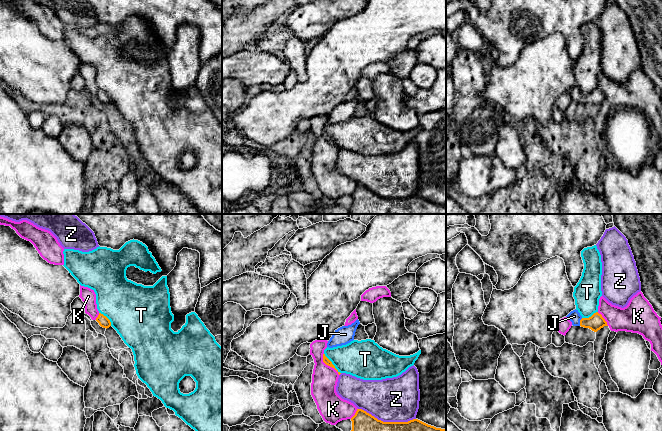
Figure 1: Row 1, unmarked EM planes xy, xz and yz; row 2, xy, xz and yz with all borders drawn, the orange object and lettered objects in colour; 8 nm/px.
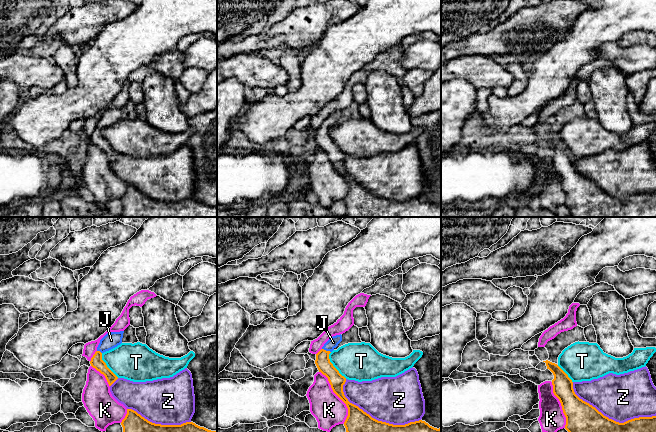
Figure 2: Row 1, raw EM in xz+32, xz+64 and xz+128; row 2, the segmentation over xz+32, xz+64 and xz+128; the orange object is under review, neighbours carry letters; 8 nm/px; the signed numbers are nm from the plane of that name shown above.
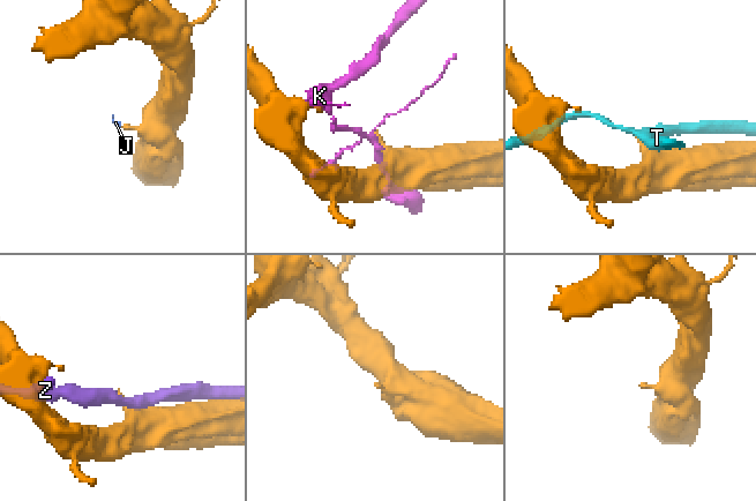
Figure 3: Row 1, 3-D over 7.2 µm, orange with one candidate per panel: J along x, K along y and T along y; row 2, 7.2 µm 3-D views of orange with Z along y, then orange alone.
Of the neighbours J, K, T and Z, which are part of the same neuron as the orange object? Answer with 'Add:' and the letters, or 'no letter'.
Add: J

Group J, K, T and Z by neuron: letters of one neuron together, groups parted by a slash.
J / K / T / Z

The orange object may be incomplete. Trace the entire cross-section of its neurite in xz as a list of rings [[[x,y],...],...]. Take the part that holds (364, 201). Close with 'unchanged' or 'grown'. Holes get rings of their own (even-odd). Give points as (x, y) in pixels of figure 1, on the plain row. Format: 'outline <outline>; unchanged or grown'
outline [[[362,185],[351,194],[351,214],[446,214],[446,205],[418,195],[408,198],[383,198]]]; unchanged

